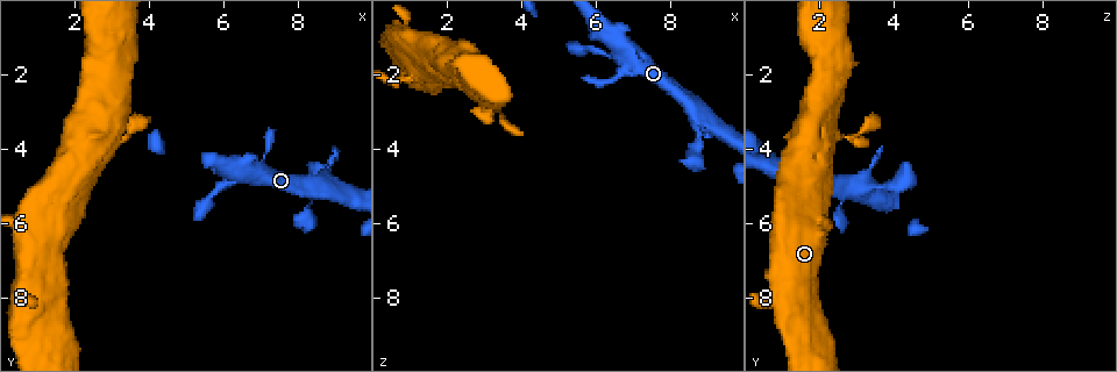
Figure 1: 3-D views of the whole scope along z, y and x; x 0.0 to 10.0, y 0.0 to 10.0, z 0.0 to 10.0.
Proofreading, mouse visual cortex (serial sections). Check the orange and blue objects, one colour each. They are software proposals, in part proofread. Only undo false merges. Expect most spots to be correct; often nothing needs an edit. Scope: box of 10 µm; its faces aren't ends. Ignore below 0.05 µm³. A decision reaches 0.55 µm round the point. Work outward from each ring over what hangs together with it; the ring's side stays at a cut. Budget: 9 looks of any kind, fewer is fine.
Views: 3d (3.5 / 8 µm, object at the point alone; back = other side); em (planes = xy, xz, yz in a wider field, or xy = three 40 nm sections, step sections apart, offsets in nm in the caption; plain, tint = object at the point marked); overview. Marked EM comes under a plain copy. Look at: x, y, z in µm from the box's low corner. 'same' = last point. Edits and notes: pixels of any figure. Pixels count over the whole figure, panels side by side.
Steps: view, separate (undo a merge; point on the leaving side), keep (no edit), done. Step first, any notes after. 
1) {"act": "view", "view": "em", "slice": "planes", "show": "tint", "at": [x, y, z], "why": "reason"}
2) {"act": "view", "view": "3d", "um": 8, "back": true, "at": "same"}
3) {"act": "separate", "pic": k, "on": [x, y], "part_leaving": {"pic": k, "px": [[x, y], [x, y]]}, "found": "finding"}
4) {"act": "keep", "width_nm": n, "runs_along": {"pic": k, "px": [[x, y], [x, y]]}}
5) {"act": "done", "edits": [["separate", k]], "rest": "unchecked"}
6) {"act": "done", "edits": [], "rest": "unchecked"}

{"act": "view", "view": "3d", "um": 8, "at": [6.50, 4.85, 1.50], "why": "two arms in line, one across"}

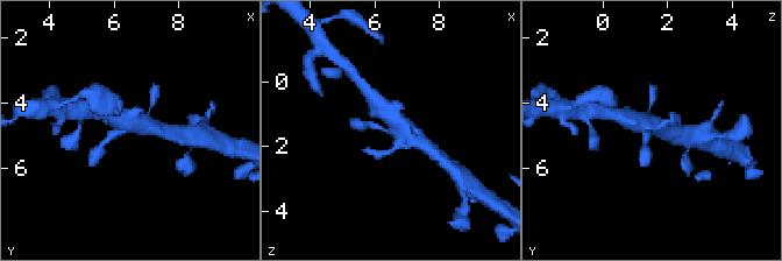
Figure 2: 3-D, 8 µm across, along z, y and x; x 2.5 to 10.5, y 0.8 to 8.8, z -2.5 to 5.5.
{"act": "view", "view": "em", "slice": "planes", "show": "tint", "at": "same", "why": "now the EM"}

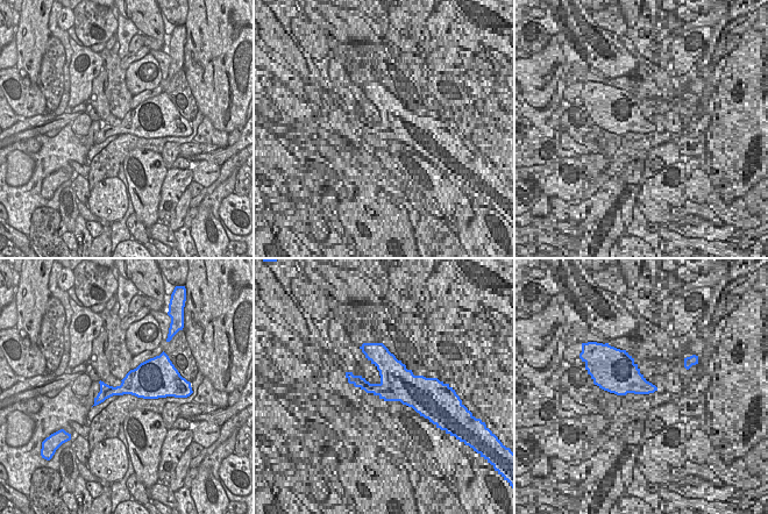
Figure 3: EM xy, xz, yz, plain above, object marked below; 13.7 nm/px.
{"act": "keep", "runs_along": {"pic": 2, "px": [[425, 146], [405, 128], [364, 124]]}, "found": "one cell here"}

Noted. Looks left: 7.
{"act": "view", "view": "3d", "um": 8, "at": [1.85, 5.75, 2.00], "why": "thick turns thin"}

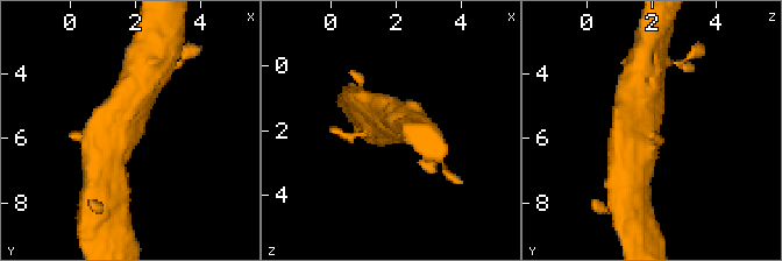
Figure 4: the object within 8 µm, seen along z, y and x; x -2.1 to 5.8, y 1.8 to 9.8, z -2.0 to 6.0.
{"act": "view", "view": "em", "slice": "xy", "step": 2, "show": "tint", "at": "same", "why": "need the tissue"}

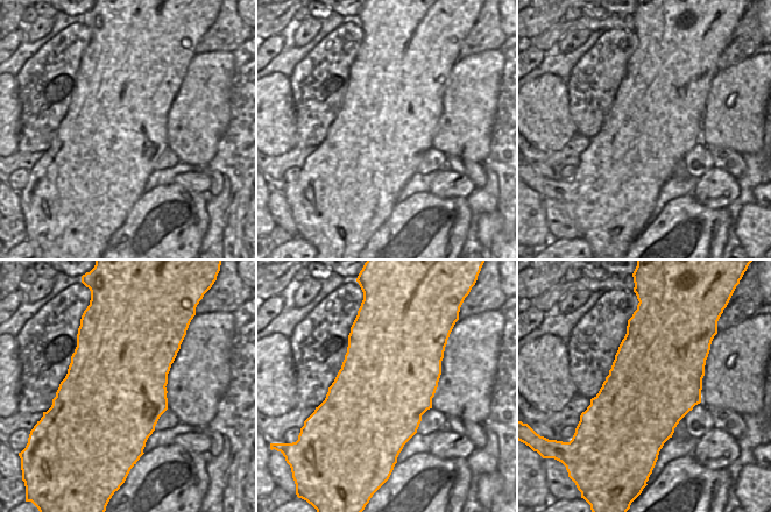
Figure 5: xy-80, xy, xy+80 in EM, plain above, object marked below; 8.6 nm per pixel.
{"act": "keep", "runs_along": {"pic": 4, "px": [[113, 150], [119, 135], [144, 128]]}, "found": "all the same cell"}

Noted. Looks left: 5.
{"act": "view", "view": "3d", "um": 8, "at": [2.80, 0.75, 2.00], "why": "sudden change in width"}

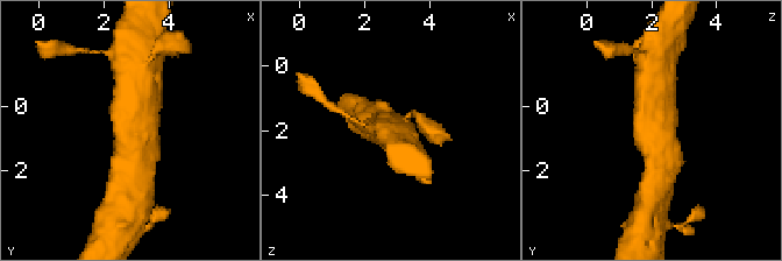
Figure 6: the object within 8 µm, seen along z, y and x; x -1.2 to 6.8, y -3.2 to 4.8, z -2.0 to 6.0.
{"act": "view", "view": "em", "slice": "xy", "step": 5, "show": "tint", "at": "same"}

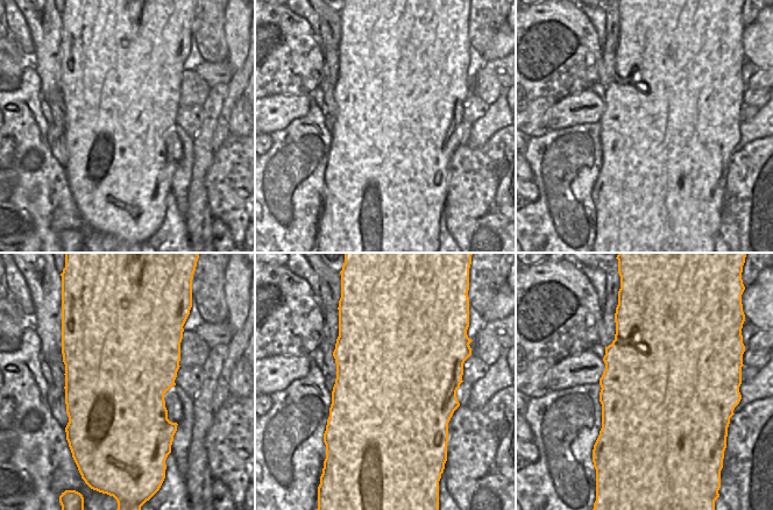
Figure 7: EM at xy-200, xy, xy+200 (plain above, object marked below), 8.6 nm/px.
{"act": "keep", "width_nm": 1100, "runs_along": {"pic": 6, "px": [[130, 178], [135, 134], [144, 111]]}, "found": "continuous, no second cell"}

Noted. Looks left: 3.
{"act": "view", "view": "3d", "um": 8, "at": [3.35, 3.65, 2.95], "why": "thick turns thin"}

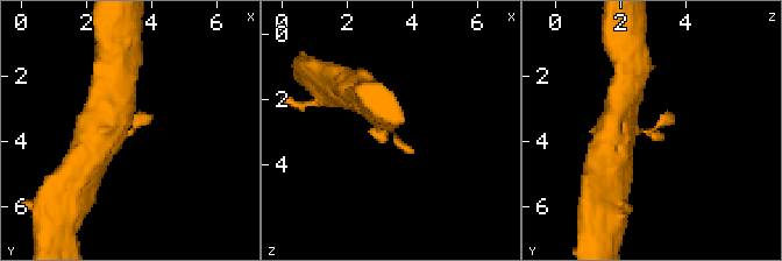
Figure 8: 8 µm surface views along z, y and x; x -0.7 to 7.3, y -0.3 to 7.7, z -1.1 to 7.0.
{"act": "view", "view": "3d", "um": 3.5, "at": "same", "why": "zoom in"}

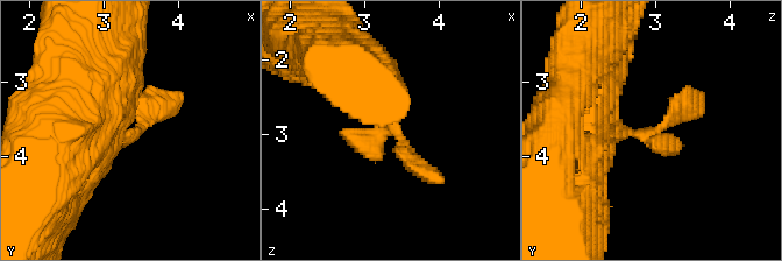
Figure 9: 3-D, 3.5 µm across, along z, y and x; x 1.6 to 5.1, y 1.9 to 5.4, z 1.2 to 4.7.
{"act": "view", "view": "em", "slice": "xy", "step": 2, "show": "tint", "at": [3.40, 3.70, 2.90], "why": "shape alone is not enough"}

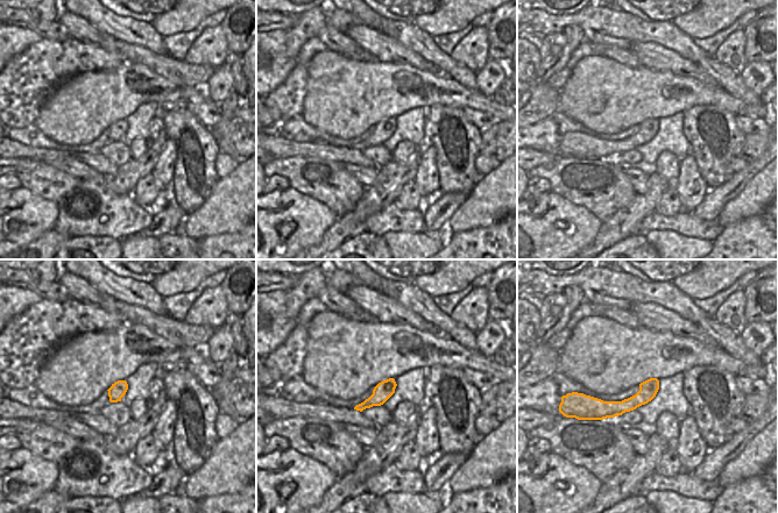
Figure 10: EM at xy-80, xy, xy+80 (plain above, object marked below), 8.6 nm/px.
{"act": "keep", "runs_along": {"pic": 10, "px": [[656, 383], [621, 407], [588, 401]]}, "found": "one cell here"}

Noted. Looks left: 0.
{"act": "done", "edits": [], "rest": "unchecked"}

